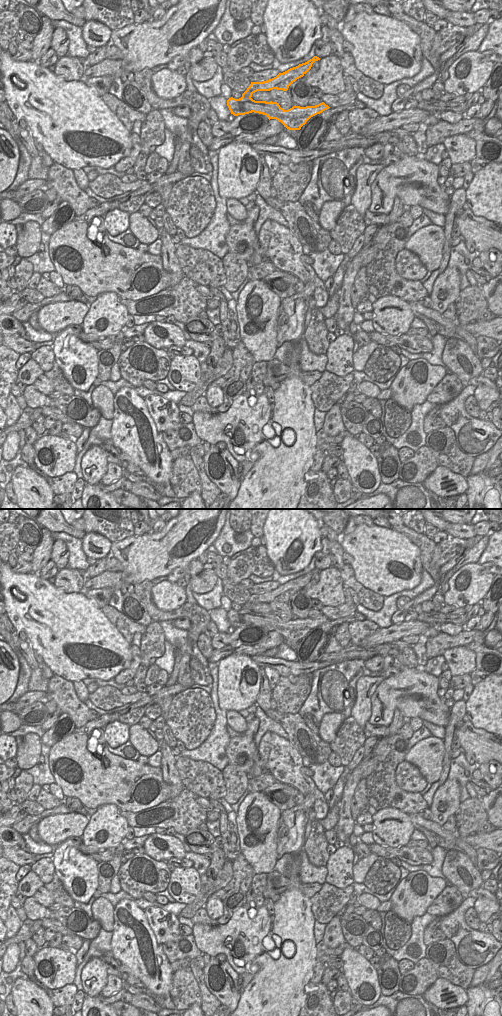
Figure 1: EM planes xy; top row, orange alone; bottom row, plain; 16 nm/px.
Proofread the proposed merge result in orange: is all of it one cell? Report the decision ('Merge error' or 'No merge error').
Merge error

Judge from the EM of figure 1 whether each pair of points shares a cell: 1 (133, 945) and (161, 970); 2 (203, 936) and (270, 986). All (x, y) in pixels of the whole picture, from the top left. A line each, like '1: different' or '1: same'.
1: same
2: different

